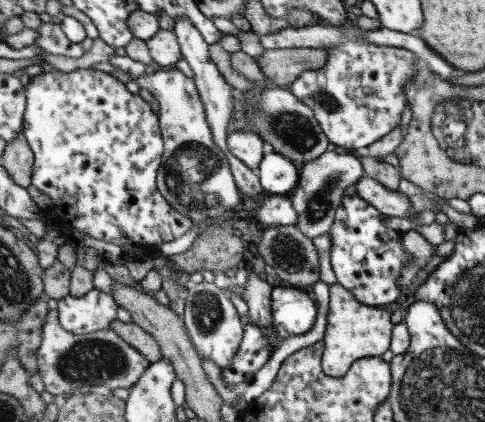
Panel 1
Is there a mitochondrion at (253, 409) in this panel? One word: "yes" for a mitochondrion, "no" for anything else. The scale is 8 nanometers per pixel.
no

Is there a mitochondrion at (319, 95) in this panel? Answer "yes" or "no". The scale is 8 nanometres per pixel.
yes

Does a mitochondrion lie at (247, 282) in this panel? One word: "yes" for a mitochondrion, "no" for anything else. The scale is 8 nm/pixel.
no

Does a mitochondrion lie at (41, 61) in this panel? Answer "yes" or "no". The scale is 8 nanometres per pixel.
no

